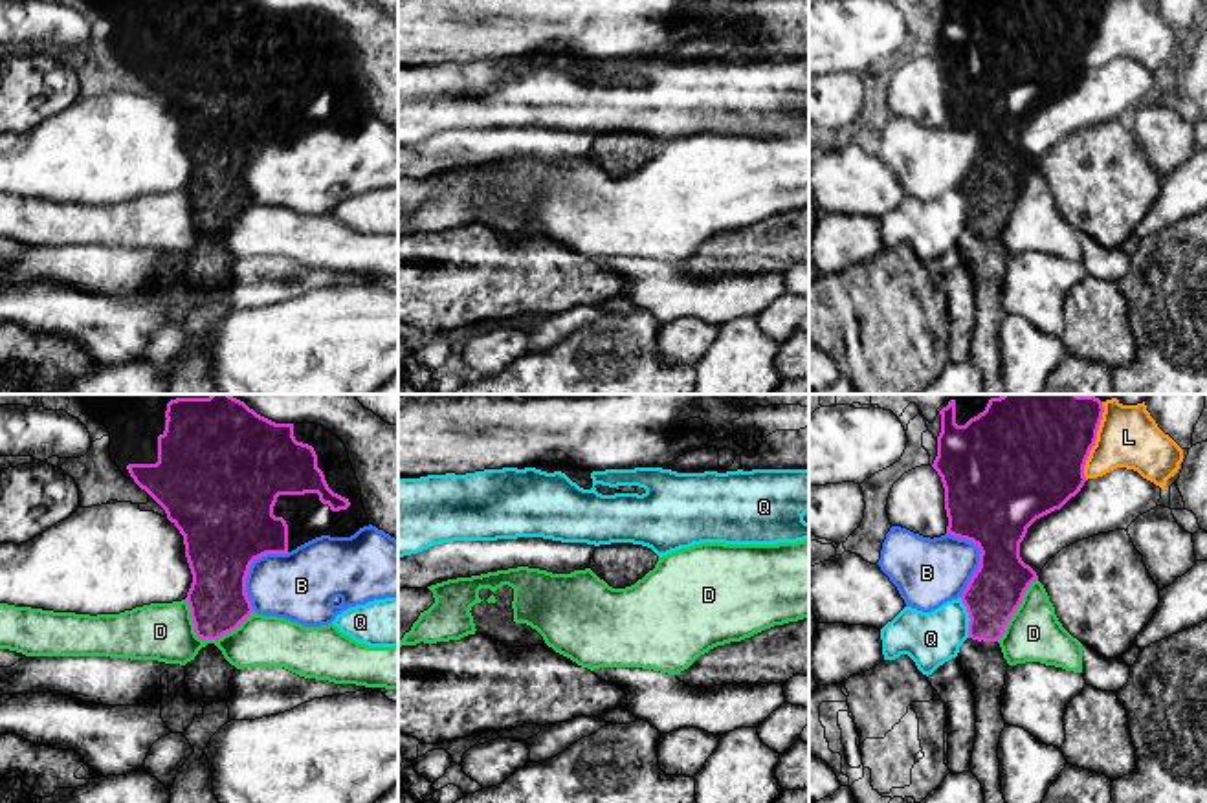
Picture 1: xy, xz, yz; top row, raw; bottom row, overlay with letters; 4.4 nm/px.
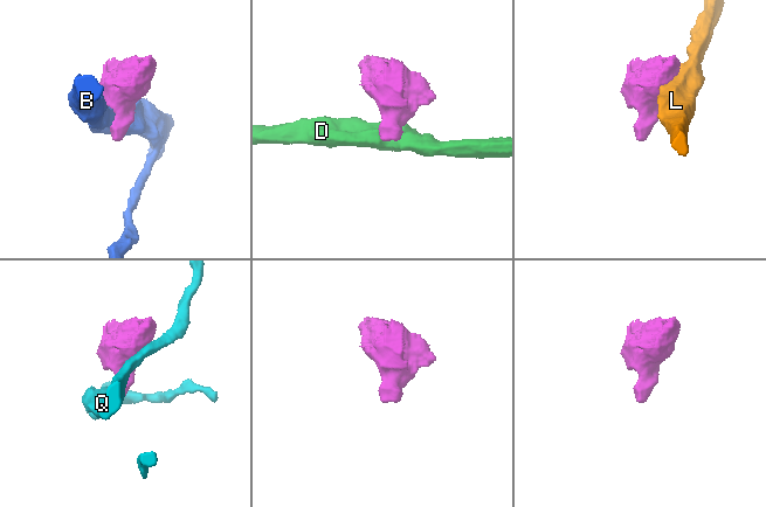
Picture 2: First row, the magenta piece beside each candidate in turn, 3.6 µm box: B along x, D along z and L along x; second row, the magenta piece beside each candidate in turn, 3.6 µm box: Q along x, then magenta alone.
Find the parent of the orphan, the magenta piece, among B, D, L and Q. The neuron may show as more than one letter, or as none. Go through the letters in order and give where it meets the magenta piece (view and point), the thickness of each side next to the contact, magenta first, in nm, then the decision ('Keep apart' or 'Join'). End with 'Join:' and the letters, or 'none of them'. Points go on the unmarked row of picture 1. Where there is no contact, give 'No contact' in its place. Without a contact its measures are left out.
B: Touches magenta at xy (248, 158). Thickness 420 nm (magenta) against 320 nm. Keep apart
D: Touches magenta at xy (208, 228). Thickness 260 nm (magenta) against 260 nm. Keep apart
L: Touches magenta at yz (1094, 33). Thickness 400 nm (magenta) against 260 nm. Keep apart
Q: Touches magenta at yz (969, 206). Thickness 240 nm (magenta) against 240 nm. Keep apart
Join: none of them

